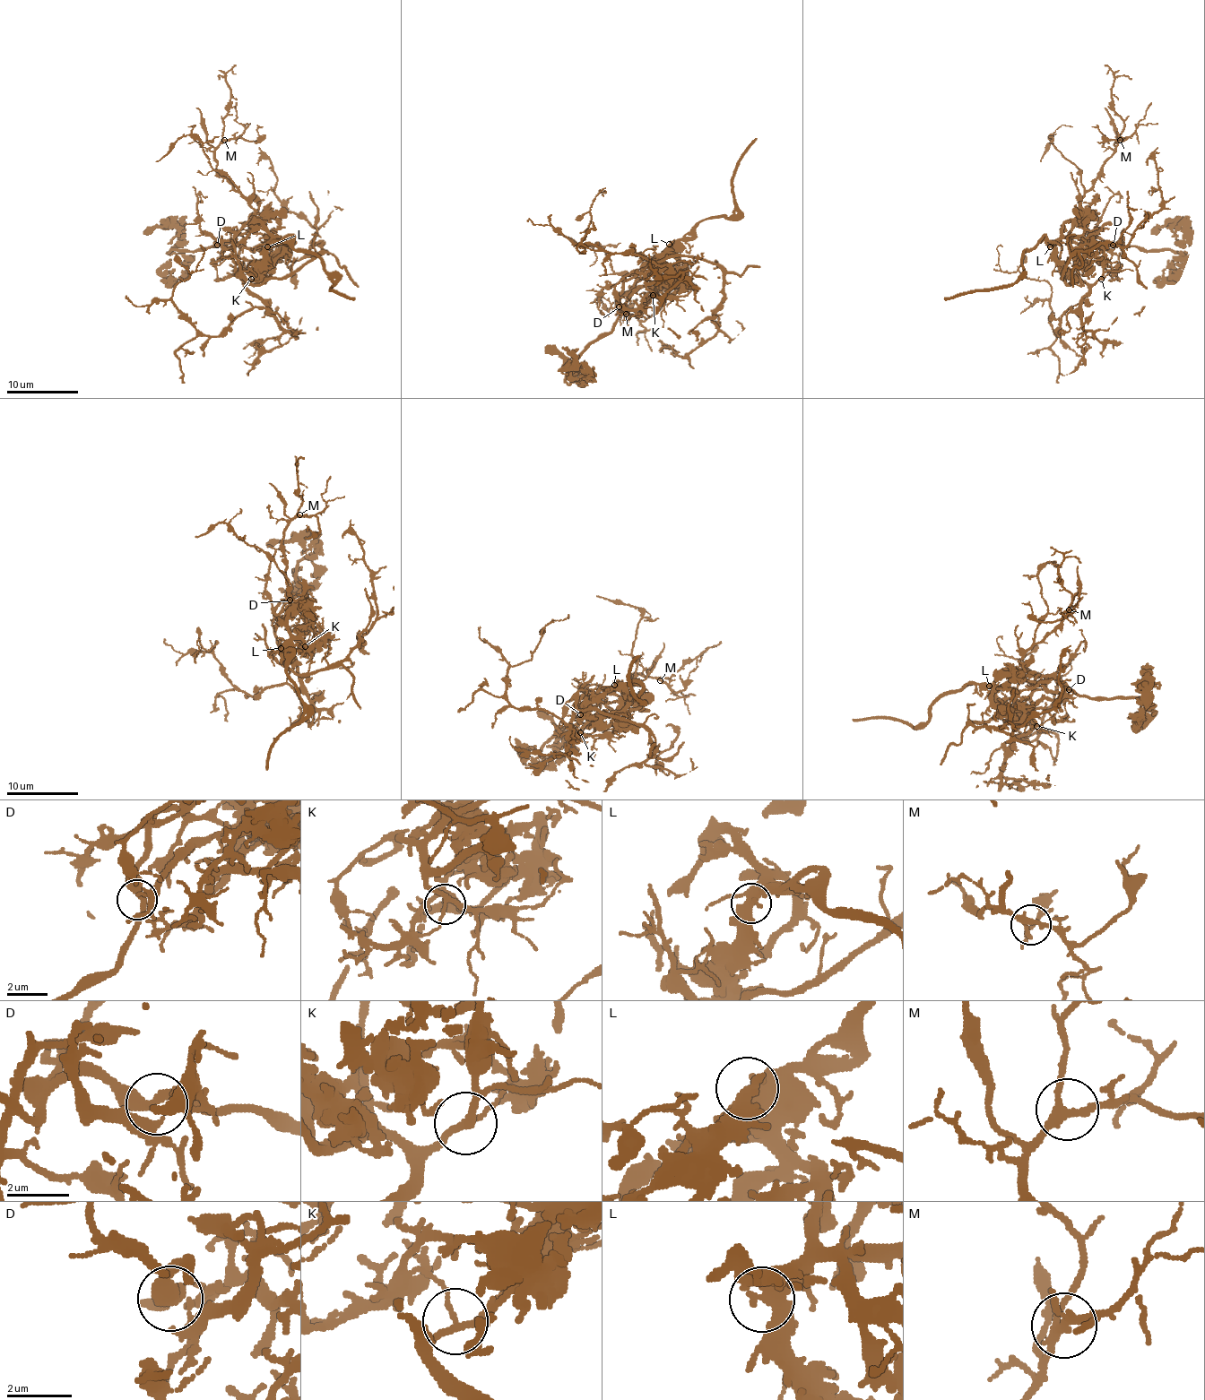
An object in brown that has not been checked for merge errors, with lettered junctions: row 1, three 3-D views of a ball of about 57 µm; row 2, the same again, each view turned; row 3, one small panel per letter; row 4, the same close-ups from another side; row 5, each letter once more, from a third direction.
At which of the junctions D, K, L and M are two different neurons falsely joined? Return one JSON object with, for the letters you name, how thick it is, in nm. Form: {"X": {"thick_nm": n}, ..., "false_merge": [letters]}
{"K": {"thick_nm": 180}, "false_merge": ["K"]}

